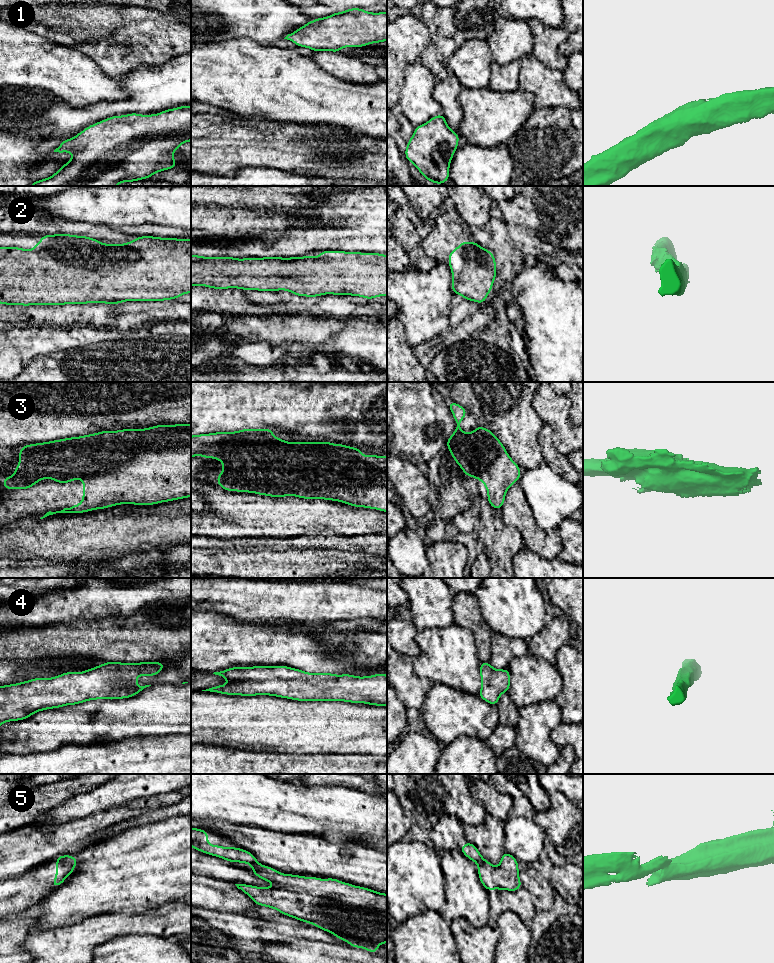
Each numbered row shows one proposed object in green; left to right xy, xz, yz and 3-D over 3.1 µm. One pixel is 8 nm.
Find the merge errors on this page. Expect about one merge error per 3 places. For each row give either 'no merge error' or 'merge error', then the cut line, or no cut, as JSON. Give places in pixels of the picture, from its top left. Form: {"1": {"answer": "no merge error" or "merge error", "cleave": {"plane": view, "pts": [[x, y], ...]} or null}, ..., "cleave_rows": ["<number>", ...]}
{"1": {"answer": "no merge error", "cleave": null}, "2": {"answer": "no merge error", "cleave": null}, "3": {"answer": "no merge error", "cleave": null}, "4": {"answer": "no merge error", "cleave": null}, "5": {"answer": "merge error", "cleave": {"plane": "xz", "pts": [[260, 864], [252, 866]]}}, "cleave_rows": ["5"]}

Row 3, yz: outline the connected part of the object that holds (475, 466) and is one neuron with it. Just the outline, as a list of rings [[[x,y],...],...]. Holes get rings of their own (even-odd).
[[[449,402],[447,406],[454,416],[456,429],[446,442],[446,446],[466,476],[475,477],[483,482],[490,505],[501,510],[507,490],[520,479],[520,467],[510,458],[503,444],[489,429],[477,426],[471,433],[463,432],[459,425],[468,413],[465,408],[455,402]]]

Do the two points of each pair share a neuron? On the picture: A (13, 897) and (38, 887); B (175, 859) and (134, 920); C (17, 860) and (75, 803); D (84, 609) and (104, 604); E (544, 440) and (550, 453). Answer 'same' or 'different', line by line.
A: same
B: different
C: different
D: same
E: same

